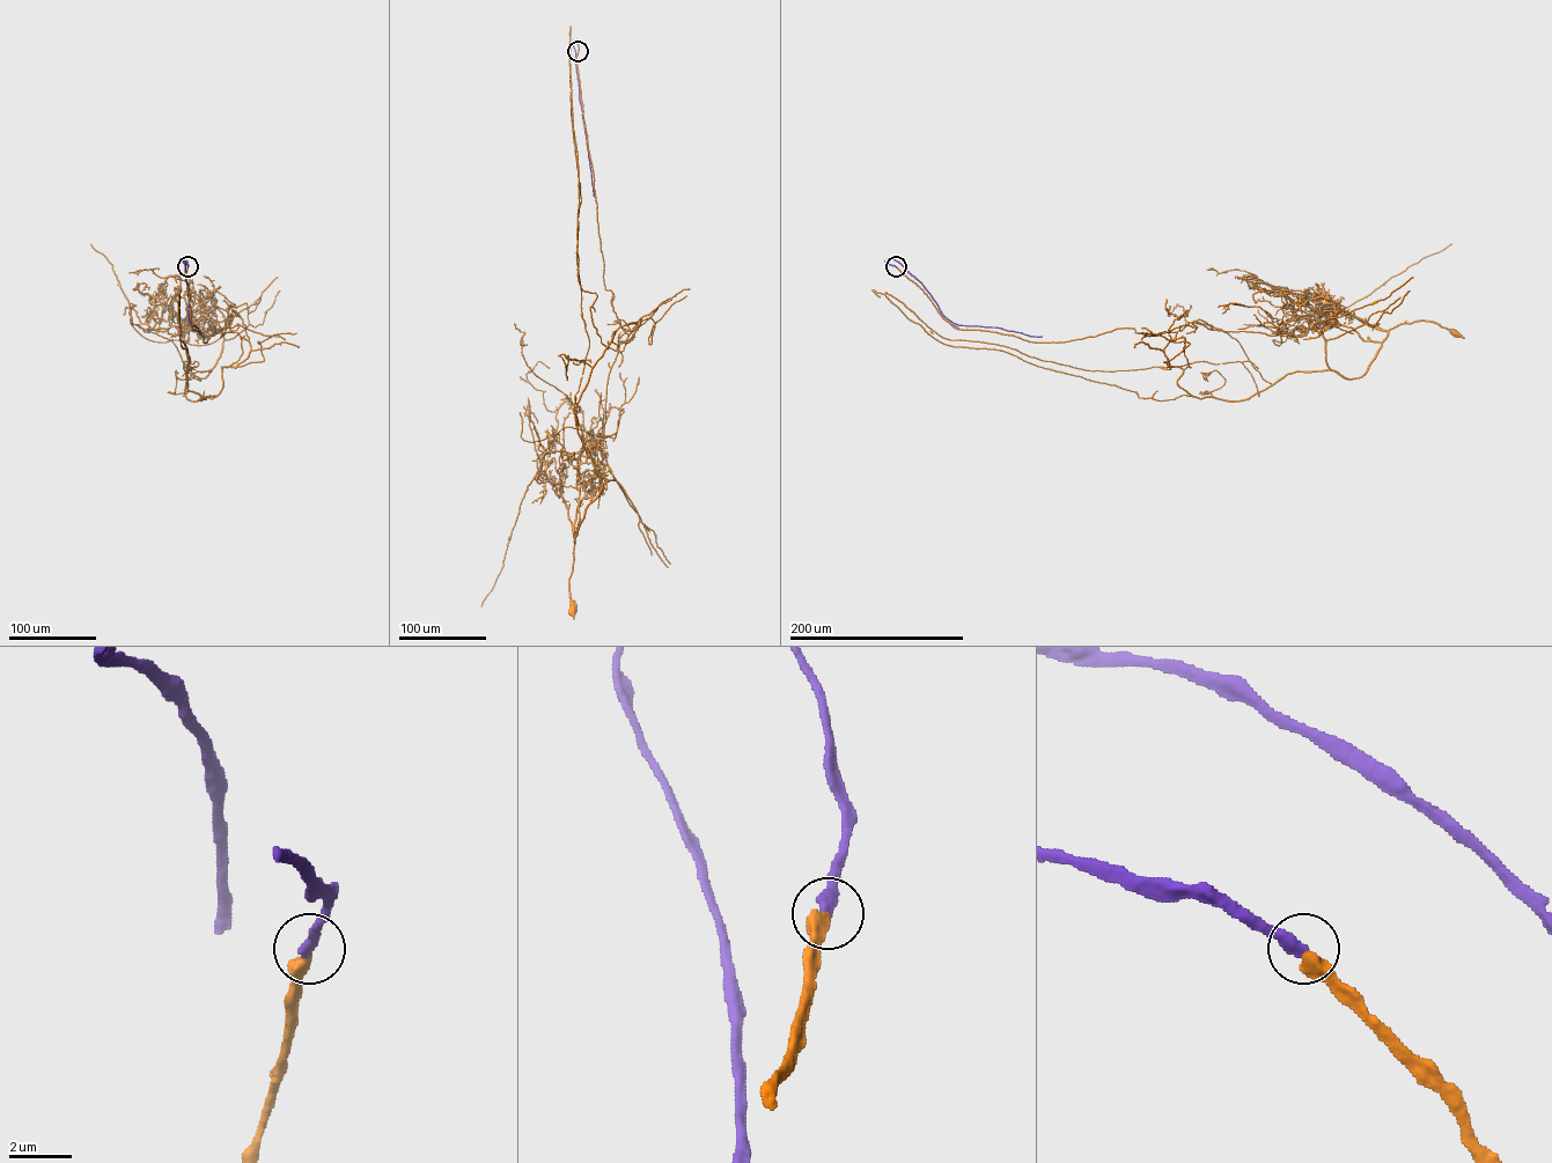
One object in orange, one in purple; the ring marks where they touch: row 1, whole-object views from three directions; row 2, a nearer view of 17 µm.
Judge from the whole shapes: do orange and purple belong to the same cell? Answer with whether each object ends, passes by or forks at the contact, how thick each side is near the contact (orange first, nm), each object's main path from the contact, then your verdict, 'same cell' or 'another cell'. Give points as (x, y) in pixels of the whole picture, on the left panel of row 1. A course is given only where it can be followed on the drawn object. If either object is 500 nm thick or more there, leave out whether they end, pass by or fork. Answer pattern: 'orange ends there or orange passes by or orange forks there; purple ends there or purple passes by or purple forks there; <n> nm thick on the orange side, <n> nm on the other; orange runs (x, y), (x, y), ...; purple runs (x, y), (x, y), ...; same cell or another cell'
orange ends there; purple ends there; 440 nm thick on the orange side, 400 nm on the other; orange runs (188, 266), (192, 329), (250, 344), (213, 398), (185, 396), (211, 369), (195, 377), (183, 333); purple runs (188, 266), (182, 258), (189, 317), (204, 336); same cell

